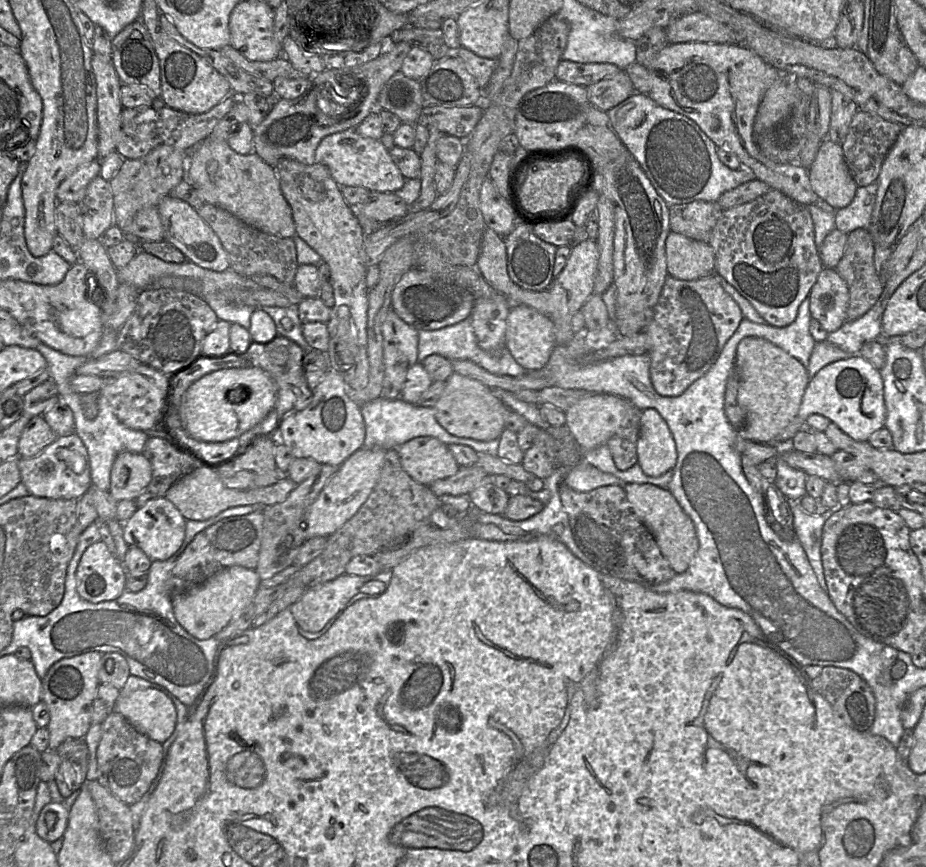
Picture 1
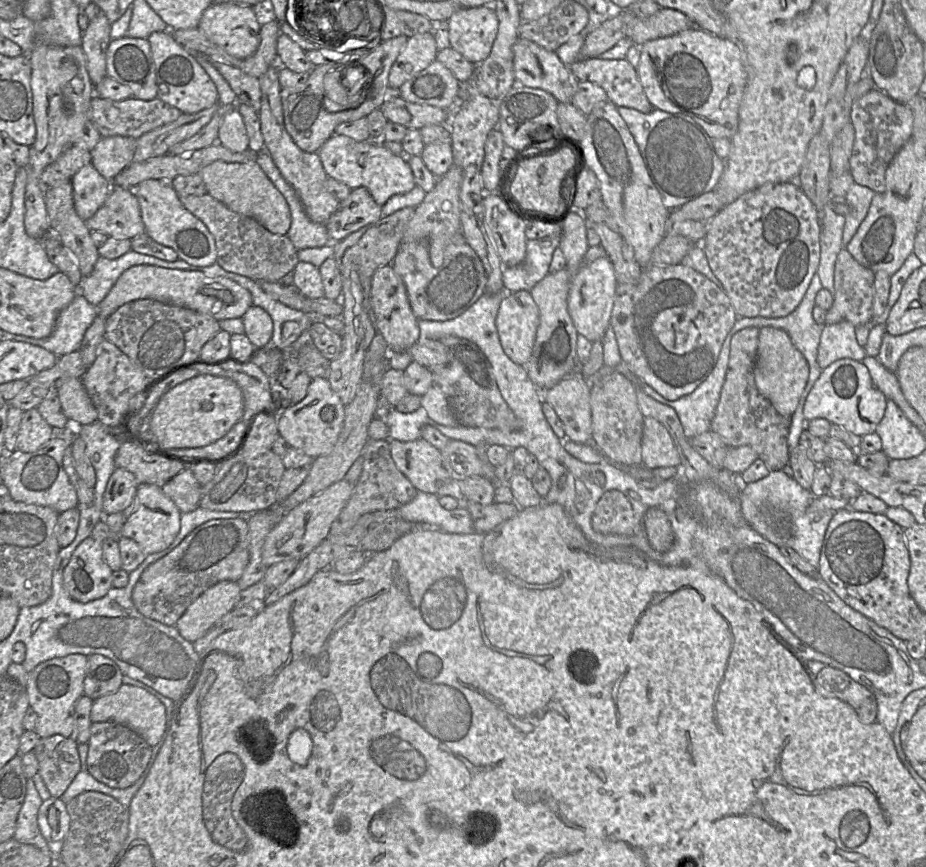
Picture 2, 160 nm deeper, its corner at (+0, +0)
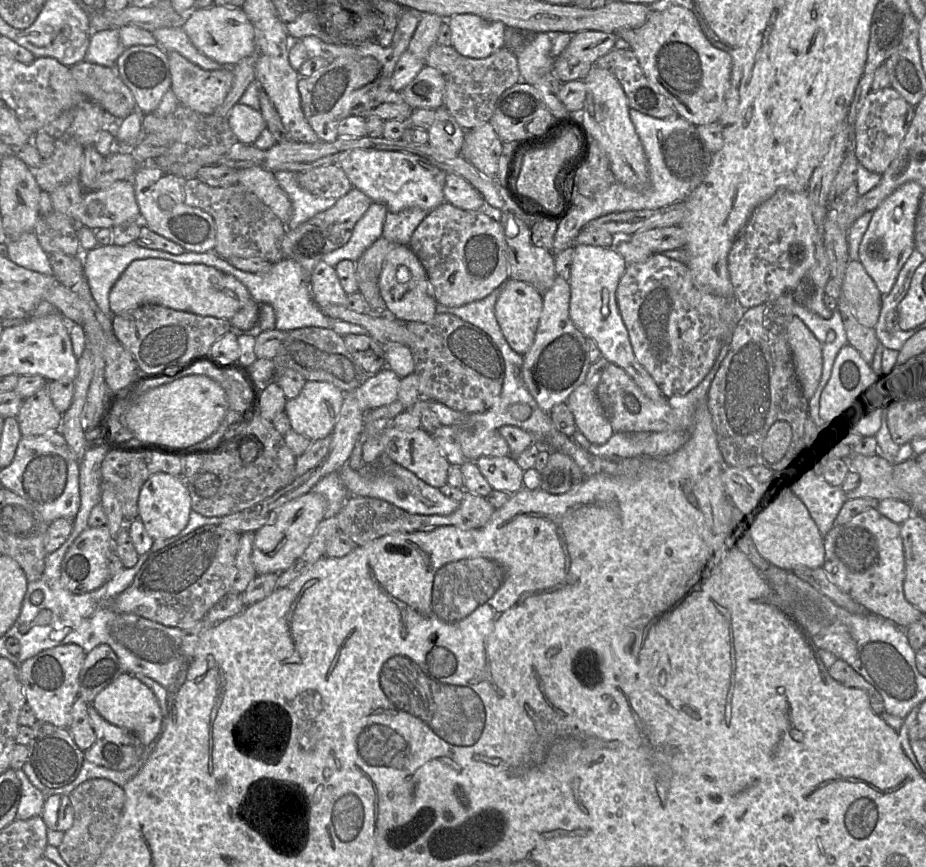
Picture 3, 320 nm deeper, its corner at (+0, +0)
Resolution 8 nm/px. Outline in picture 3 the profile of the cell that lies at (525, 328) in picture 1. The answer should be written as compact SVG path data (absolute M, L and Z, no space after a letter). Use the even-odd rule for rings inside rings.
M508 278L501 286L495 316L509 346L524 355L533 344L542 307L542 295L532 285Z

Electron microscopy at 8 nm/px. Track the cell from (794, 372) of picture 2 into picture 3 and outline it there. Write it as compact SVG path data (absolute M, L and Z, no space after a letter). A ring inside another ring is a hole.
M796 316L788 324L787 336L802 394L804 398L810 399L822 372L820 343L805 323Z

